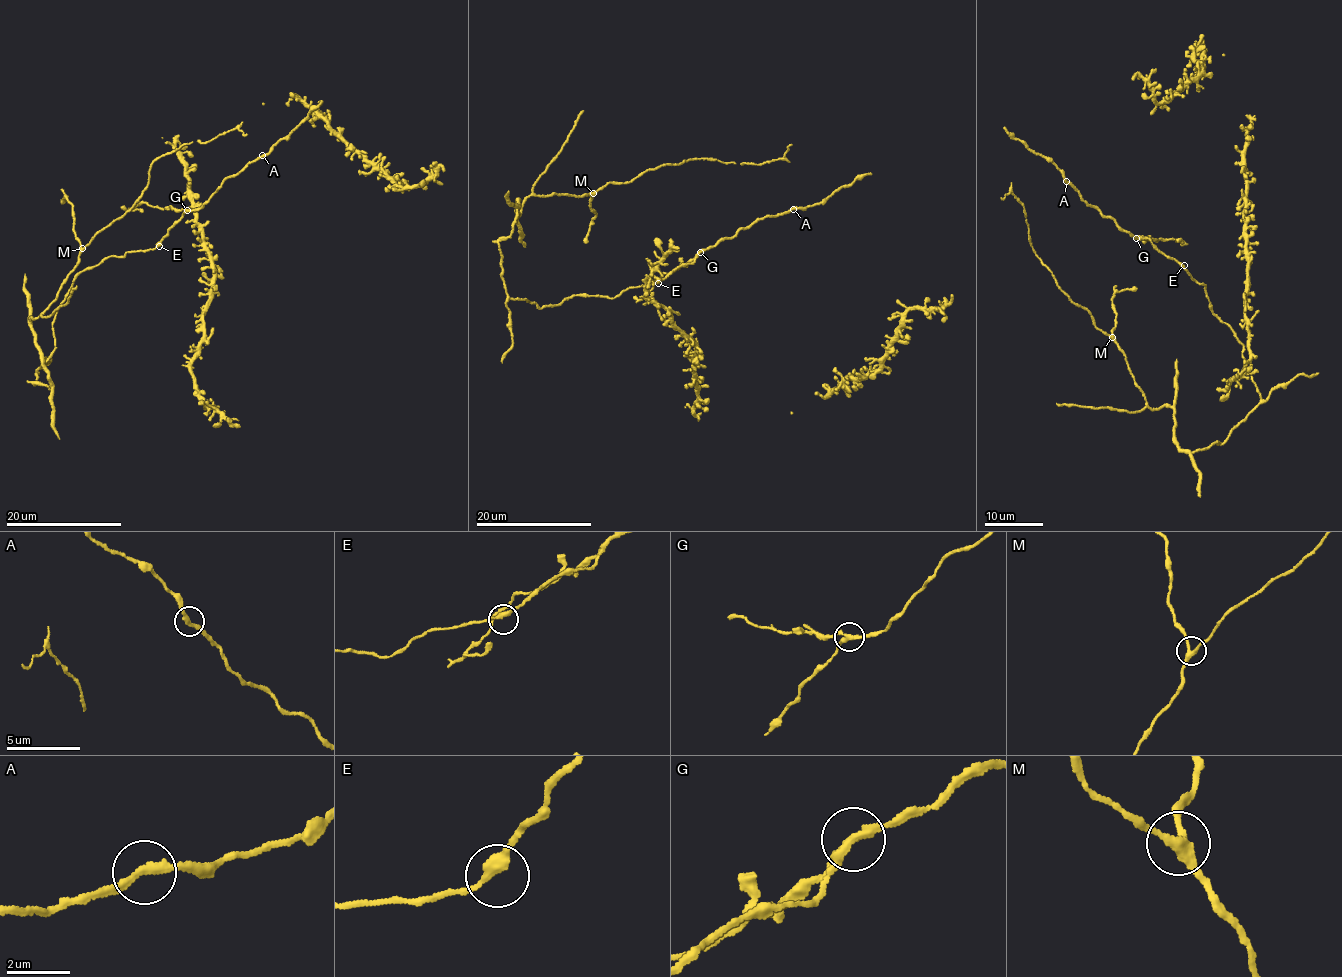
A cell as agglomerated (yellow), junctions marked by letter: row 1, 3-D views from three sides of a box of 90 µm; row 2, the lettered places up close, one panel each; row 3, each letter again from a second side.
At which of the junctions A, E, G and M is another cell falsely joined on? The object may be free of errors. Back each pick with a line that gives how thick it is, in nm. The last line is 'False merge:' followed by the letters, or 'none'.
G: Thickness 220 nm
False merge: G

